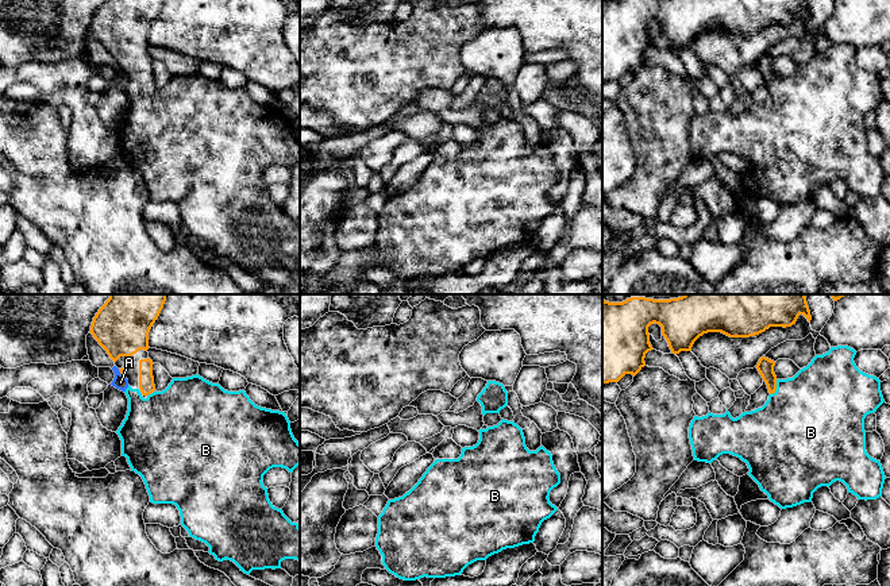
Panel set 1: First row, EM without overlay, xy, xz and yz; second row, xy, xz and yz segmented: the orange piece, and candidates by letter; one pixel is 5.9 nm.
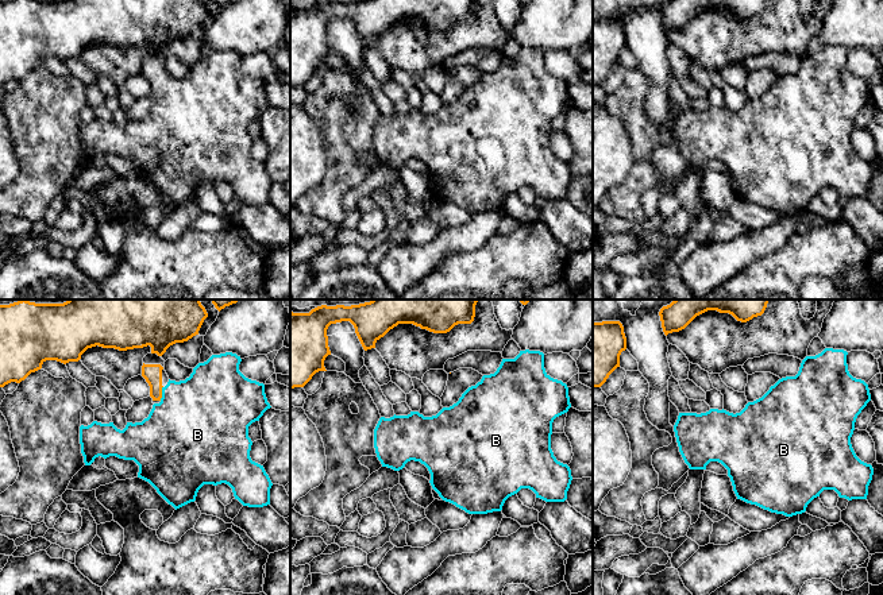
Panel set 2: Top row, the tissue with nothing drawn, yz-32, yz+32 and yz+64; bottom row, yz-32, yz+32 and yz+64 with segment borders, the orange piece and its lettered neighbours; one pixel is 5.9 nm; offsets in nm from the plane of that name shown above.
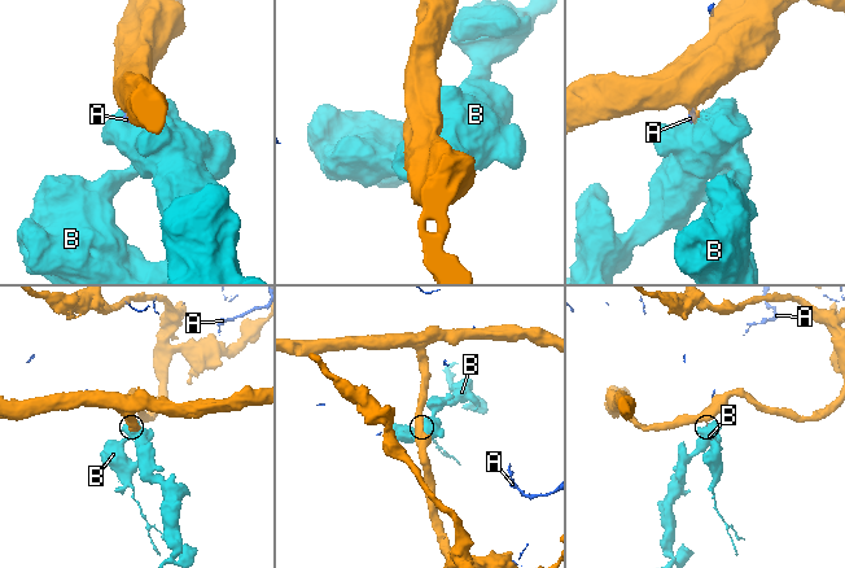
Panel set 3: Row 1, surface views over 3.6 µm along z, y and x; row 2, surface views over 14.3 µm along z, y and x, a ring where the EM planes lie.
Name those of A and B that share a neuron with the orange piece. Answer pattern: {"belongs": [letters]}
{"belongs": ["B"]}

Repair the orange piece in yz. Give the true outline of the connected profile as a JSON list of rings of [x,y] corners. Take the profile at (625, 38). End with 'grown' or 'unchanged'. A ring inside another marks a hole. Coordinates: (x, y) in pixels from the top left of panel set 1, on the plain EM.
[[[602,0],[602,82],[619,80],[625,72],[633,74],[646,63],[646,51],[652,46],[648,24],[659,22],[662,32],[673,51],[691,49],[694,39],[708,30],[721,30],[729,35],[750,35],[759,32],[770,24],[791,24],[800,12],[810,20],[808,0]]]; unchanged

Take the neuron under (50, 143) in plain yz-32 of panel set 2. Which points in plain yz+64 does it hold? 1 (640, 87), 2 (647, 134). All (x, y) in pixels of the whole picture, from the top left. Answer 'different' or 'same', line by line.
1: same
2: same

